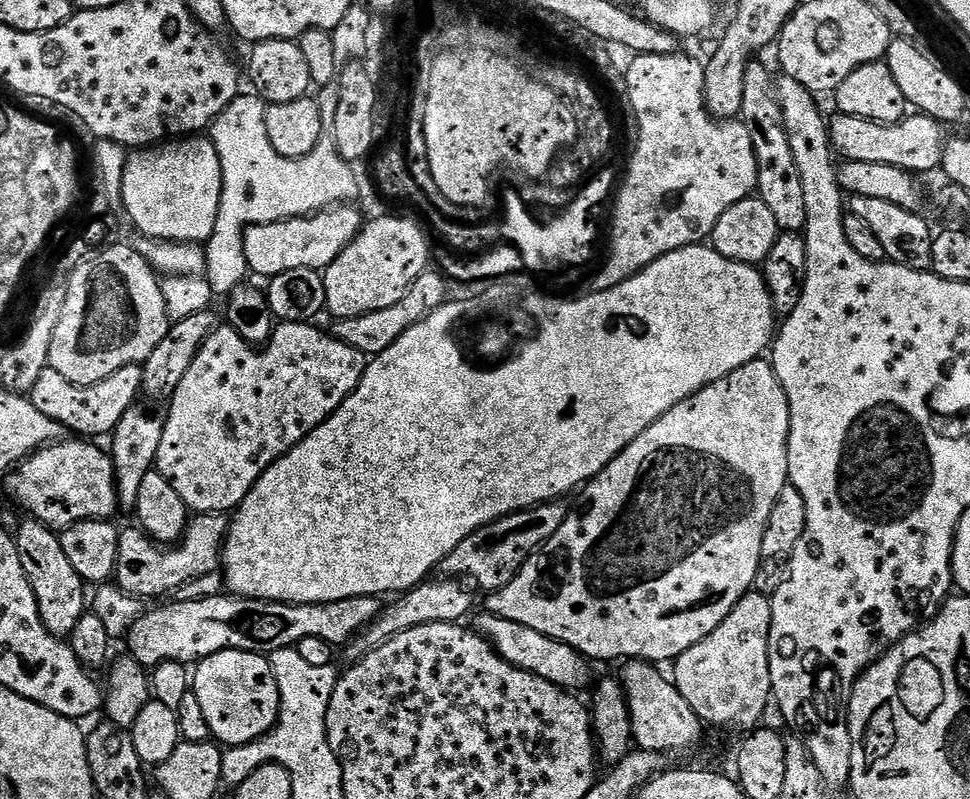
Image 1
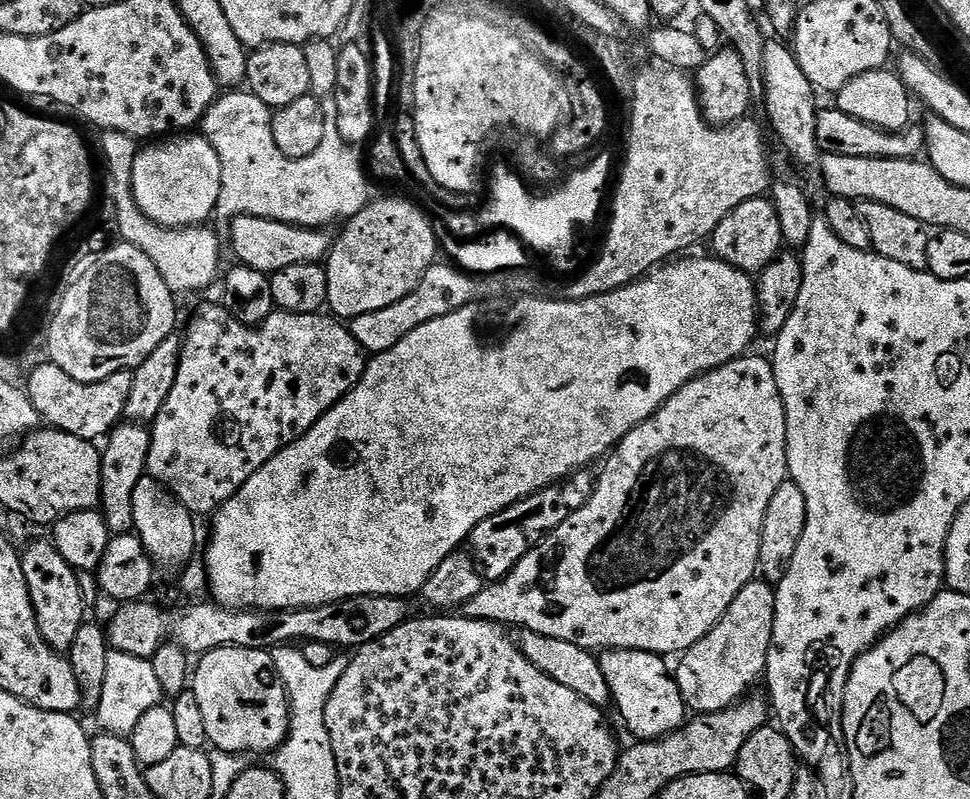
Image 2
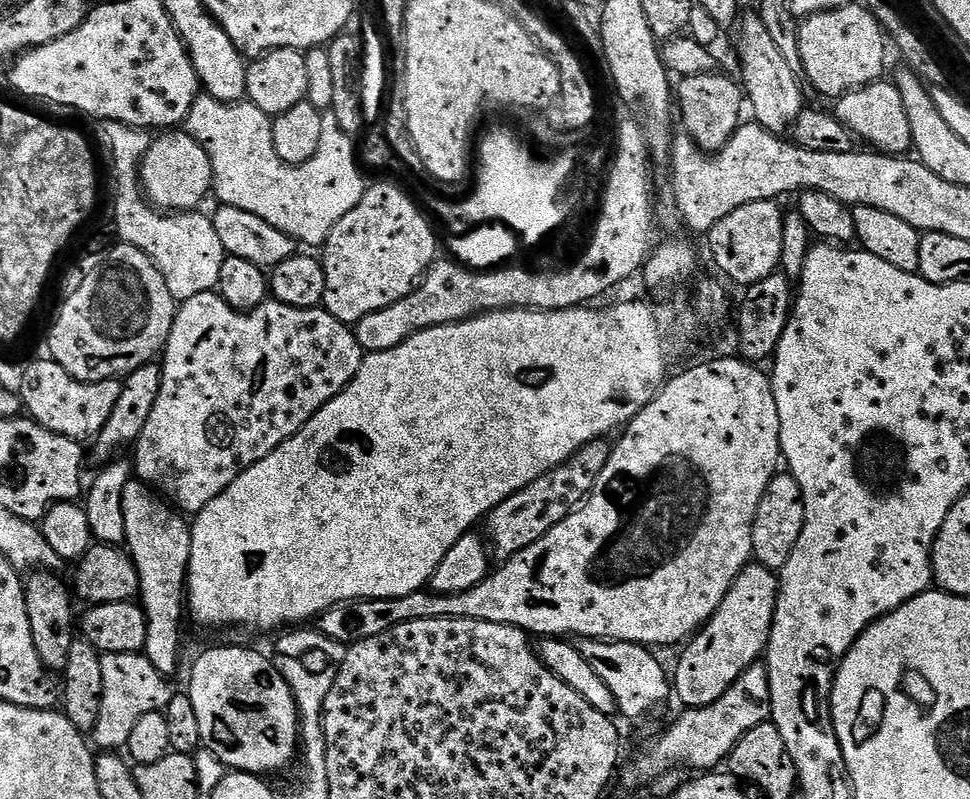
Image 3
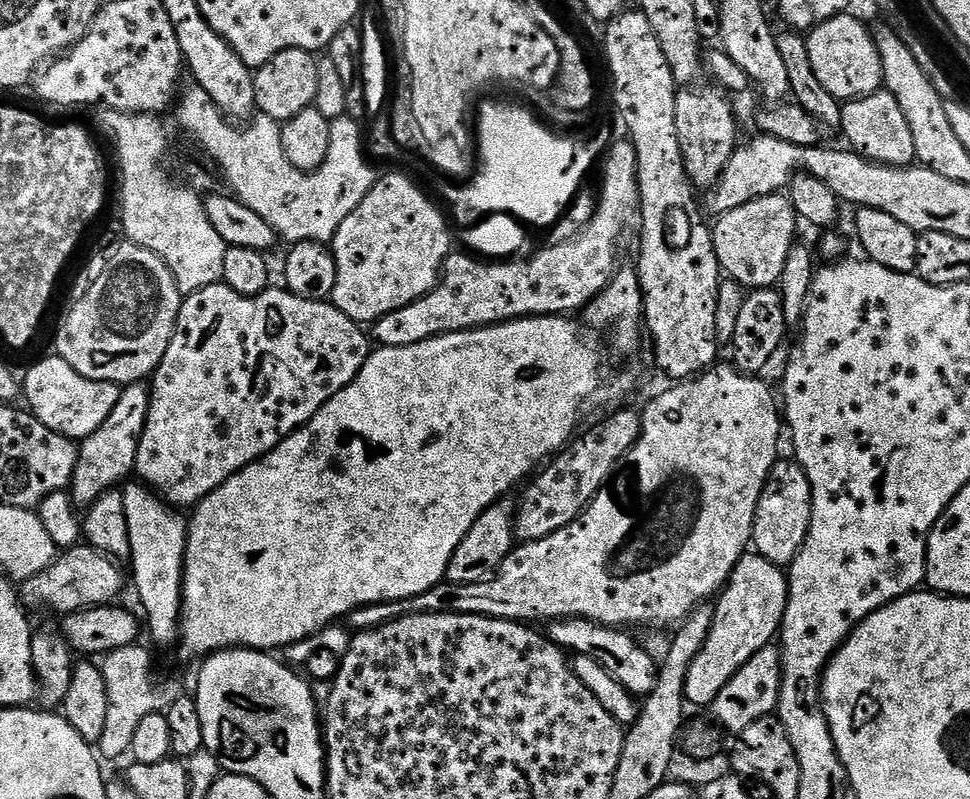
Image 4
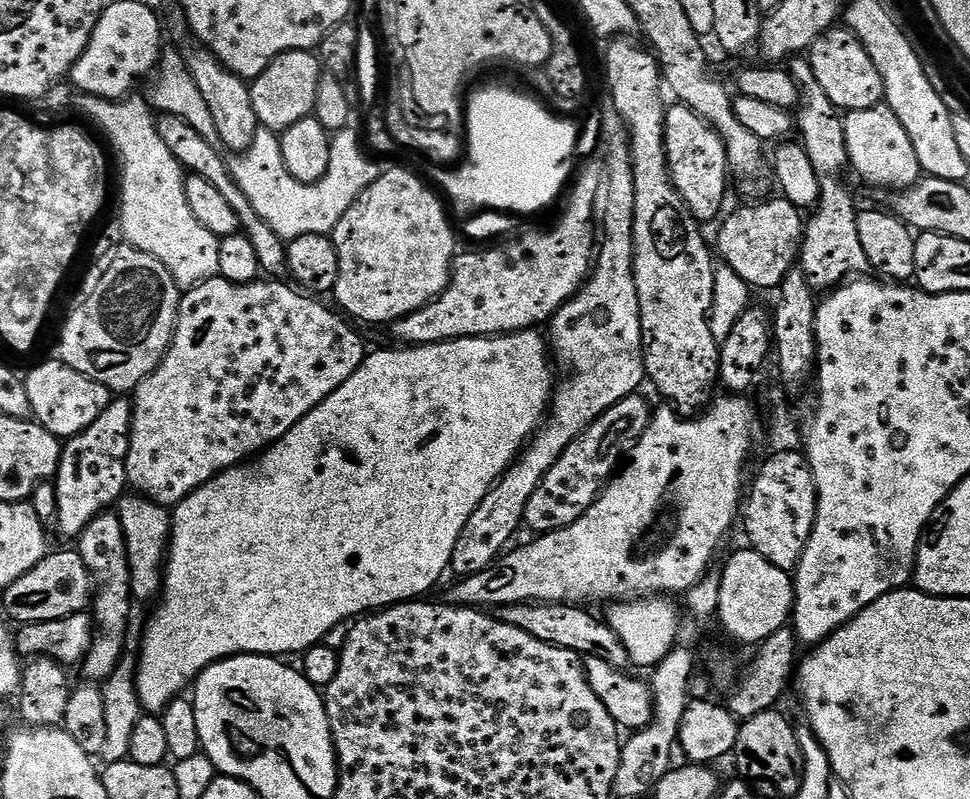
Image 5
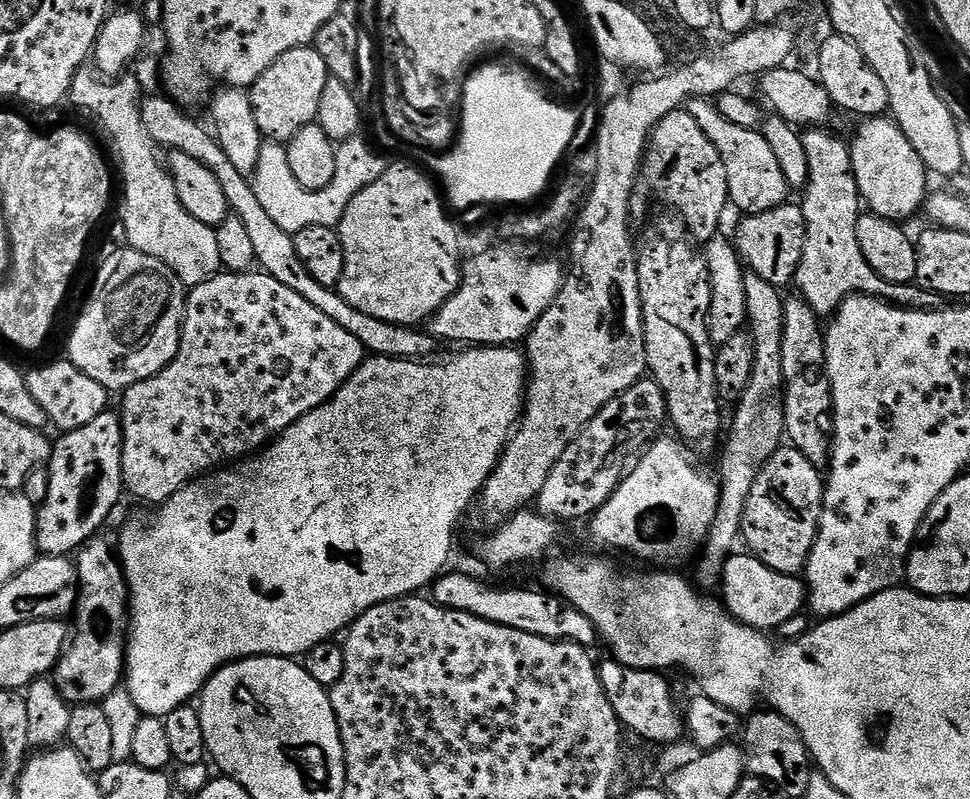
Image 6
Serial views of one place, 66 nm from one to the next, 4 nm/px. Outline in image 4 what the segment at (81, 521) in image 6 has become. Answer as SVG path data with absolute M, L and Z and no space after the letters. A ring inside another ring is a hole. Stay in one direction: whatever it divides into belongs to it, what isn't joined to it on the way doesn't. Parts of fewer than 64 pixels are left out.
M141 382L121 387L118 402L114 405L114 410L110 410L110 418L106 418L106 422L102 422L102 426L98 426L94 434L79 441L76 449L76 465L70 485L73 505L92 505L95 500L102 498L102 494L119 489L135 473L138 442L146 426L149 406L150 388L147 383Z

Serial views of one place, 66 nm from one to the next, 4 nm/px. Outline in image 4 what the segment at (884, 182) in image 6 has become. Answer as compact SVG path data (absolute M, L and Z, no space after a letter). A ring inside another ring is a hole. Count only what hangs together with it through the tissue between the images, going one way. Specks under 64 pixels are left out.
M886 90L847 101L842 107L842 136L848 139L847 147L876 164L888 164L892 168L907 168L916 160L914 134L910 134L910 122L898 106L898 98Z

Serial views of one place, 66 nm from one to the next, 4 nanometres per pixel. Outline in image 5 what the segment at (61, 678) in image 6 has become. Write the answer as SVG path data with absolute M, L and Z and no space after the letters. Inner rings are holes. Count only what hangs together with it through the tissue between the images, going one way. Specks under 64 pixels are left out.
M112 510L101 512L92 519L90 526L86 526L86 530L82 530L78 544L82 562L86 562L88 572L96 583L94 599L90 605L94 631L90 650L82 661L83 679L88 682L105 682L126 655L124 639L128 636L128 619L132 616L132 604L134 605L126 534L122 530L119 515Z

